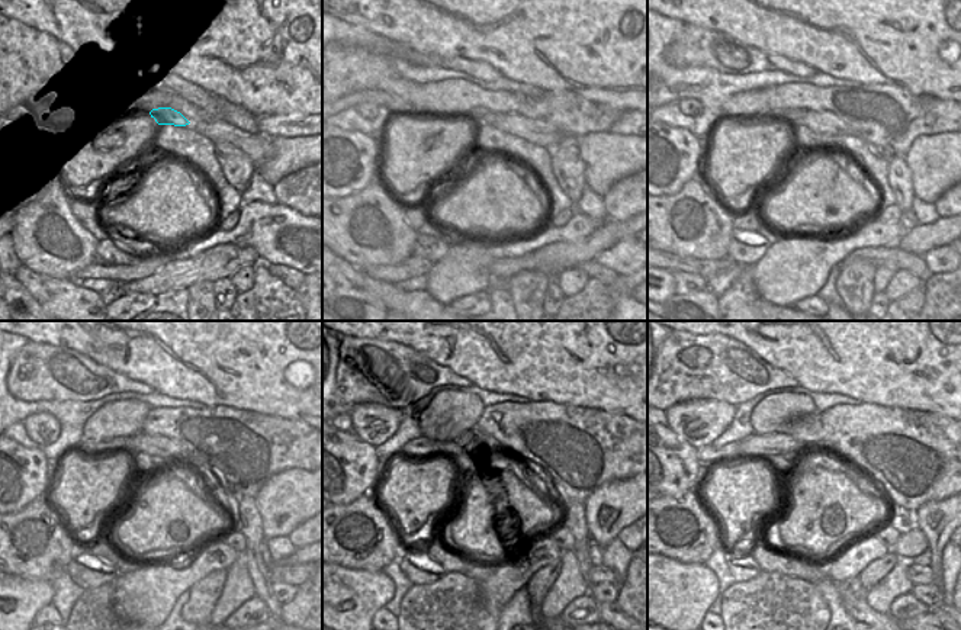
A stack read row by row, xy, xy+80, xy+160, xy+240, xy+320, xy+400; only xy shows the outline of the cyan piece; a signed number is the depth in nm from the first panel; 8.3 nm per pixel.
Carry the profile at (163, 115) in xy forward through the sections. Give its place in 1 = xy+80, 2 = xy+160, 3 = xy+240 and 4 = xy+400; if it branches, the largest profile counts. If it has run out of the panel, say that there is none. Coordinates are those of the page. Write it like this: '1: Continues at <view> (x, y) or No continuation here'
1: Continues at xy+80 (482, 115)
2: Continues at xy+160 (788, 115)
3: Continues at xy+240 (95, 447)
4: Continues at xy+400 (707, 455)

